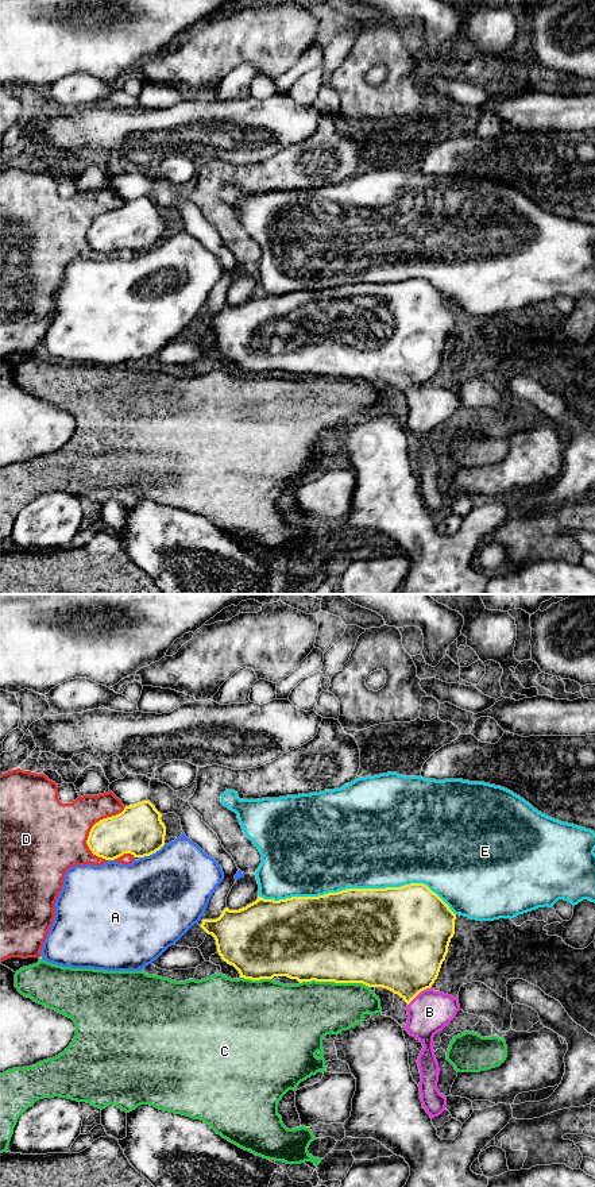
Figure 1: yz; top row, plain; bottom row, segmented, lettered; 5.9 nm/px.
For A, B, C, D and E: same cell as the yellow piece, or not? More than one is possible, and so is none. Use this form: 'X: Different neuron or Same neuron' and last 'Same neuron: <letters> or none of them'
A: Different neuron
B: Same neuron
C: Different neuron
D: Different neuron
E: Different neuron
Same neuron: B

